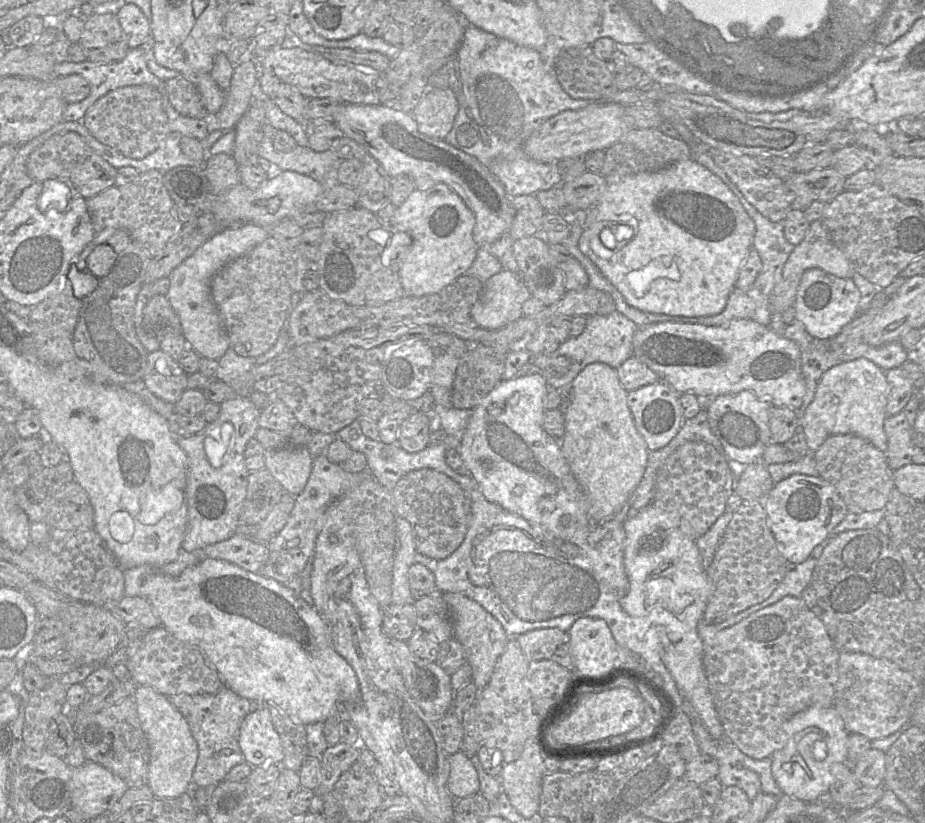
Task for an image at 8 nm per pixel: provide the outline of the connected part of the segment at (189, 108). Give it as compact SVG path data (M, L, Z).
M178 76L165 81L165 91L172 107L182 116L200 119L206 117L203 97L193 79Z

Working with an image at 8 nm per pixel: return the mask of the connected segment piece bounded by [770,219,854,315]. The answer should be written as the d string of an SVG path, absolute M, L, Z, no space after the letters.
M823 221L810 223L804 239L796 245L786 261L782 278L774 288L770 297L770 311L782 314L788 307L794 305L798 286L803 273L811 268L820 268L839 278L852 278L854 270L844 252L833 242Z

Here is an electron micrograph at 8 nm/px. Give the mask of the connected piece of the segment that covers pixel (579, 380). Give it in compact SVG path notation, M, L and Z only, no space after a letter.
M599 362L588 364L580 371L580 373L576 376L570 386L564 390L564 405L562 406L562 411L564 415L564 433L562 438L557 440L559 440L560 442L560 447L564 458L566 459L573 475L581 485L584 494L587 497L588 514L590 518L597 524L603 523L606 520L612 518L622 509L622 507L628 501L631 494L634 492L634 490L642 480L650 453L645 440L635 426L633 416L627 405L627 394L628 391L626 391L619 382L617 370L605 363Z

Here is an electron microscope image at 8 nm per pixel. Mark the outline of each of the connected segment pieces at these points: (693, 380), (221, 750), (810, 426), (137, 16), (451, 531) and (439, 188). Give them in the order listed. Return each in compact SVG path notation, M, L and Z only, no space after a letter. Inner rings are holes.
M735 319L721 326L668 321L639 326L633 337L633 355L676 392L691 393L702 400L751 391L773 407L799 410L806 393L798 345L783 335L775 333L770 327L749 319Z
M226 685L215 694L176 694L167 696L171 704L185 718L197 743L198 757L186 793L193 799L198 787L216 786L225 780L236 765L245 762L239 746L240 726L244 718L261 703L252 702Z
M866 358L843 362L828 369L818 383L813 401L799 418L808 449L814 452L828 436L852 434L866 439L885 453L888 448L884 431L887 393L885 371Z
M125 4L116 14L130 49L137 48L151 35L151 23L134 4Z
M430 468L413 470L400 478L391 494L398 517L405 519L412 527L417 552L431 558L444 559L462 544L470 524L471 501L463 488L450 477Z
M437 183L426 190L414 189L396 208L394 229L408 236L399 274L405 295L421 297L436 293L467 273L478 246L473 238L475 218L462 199L447 185Z

